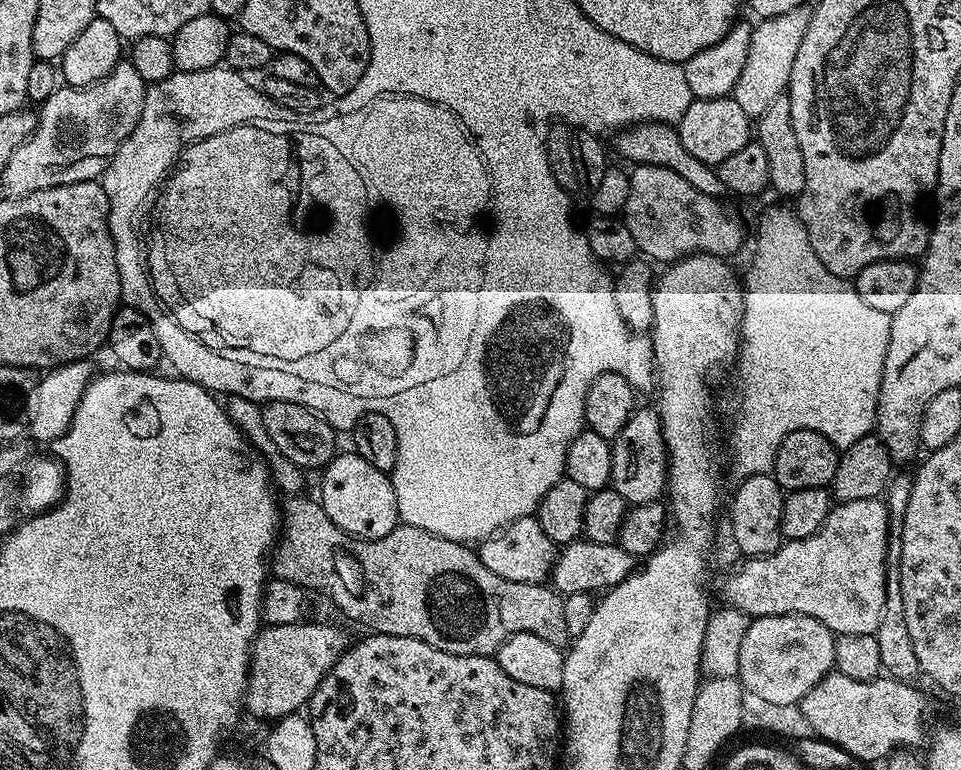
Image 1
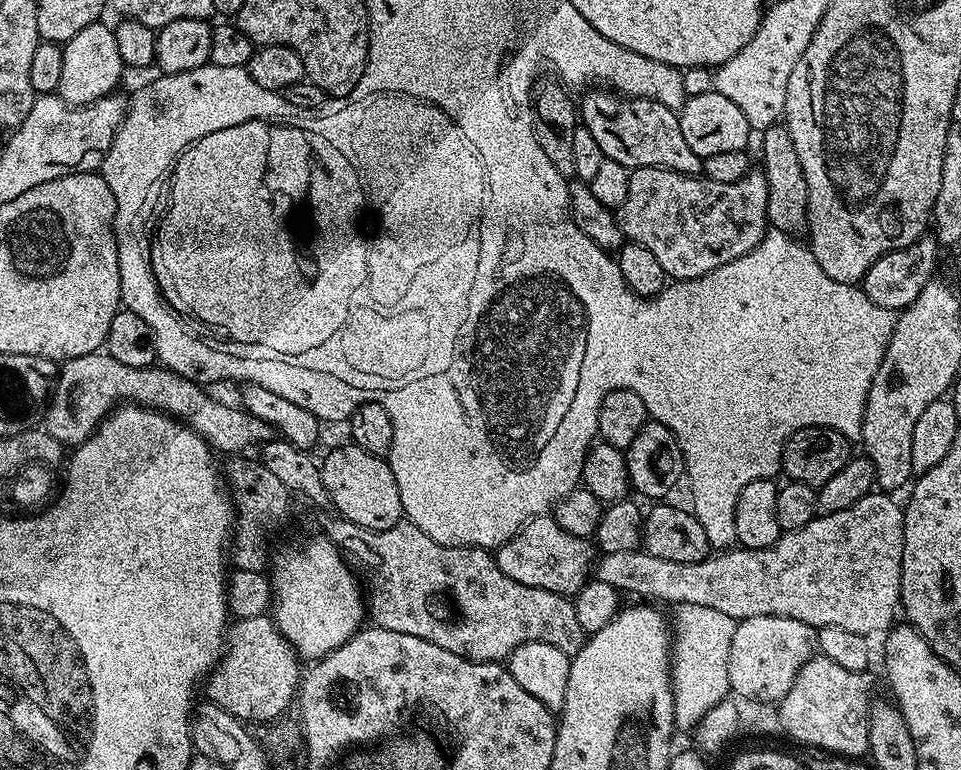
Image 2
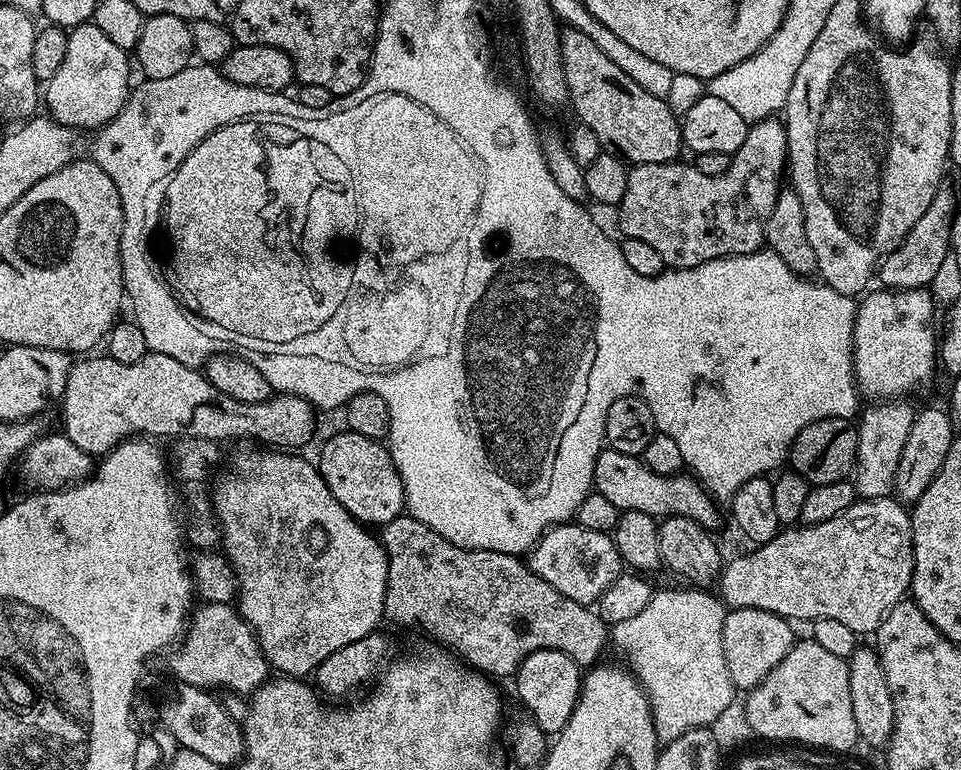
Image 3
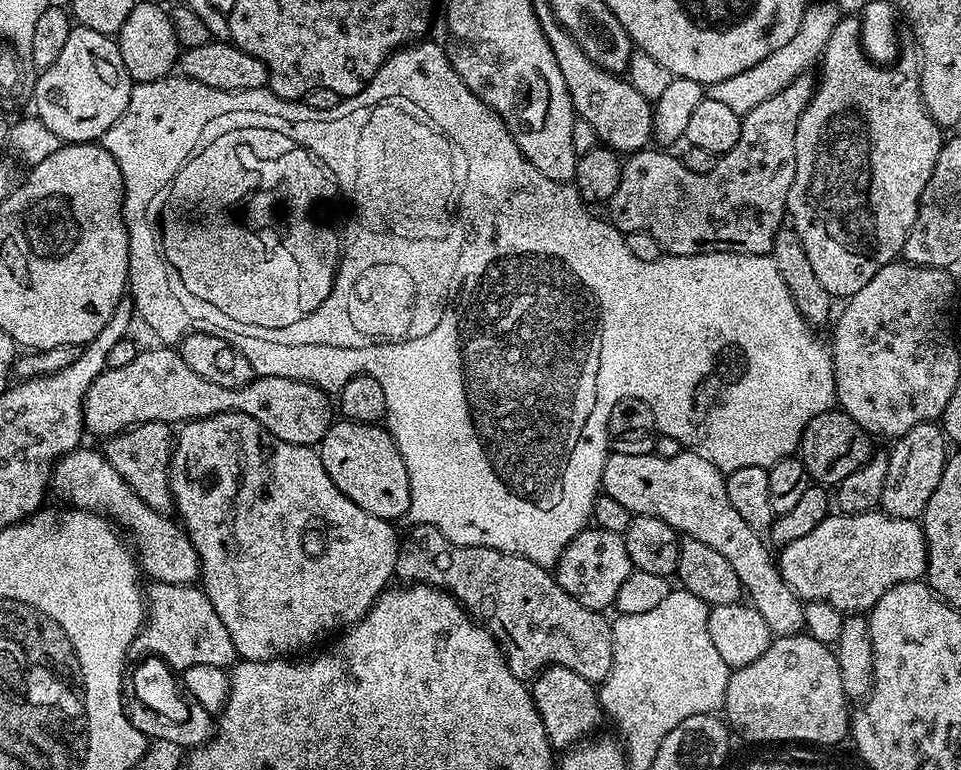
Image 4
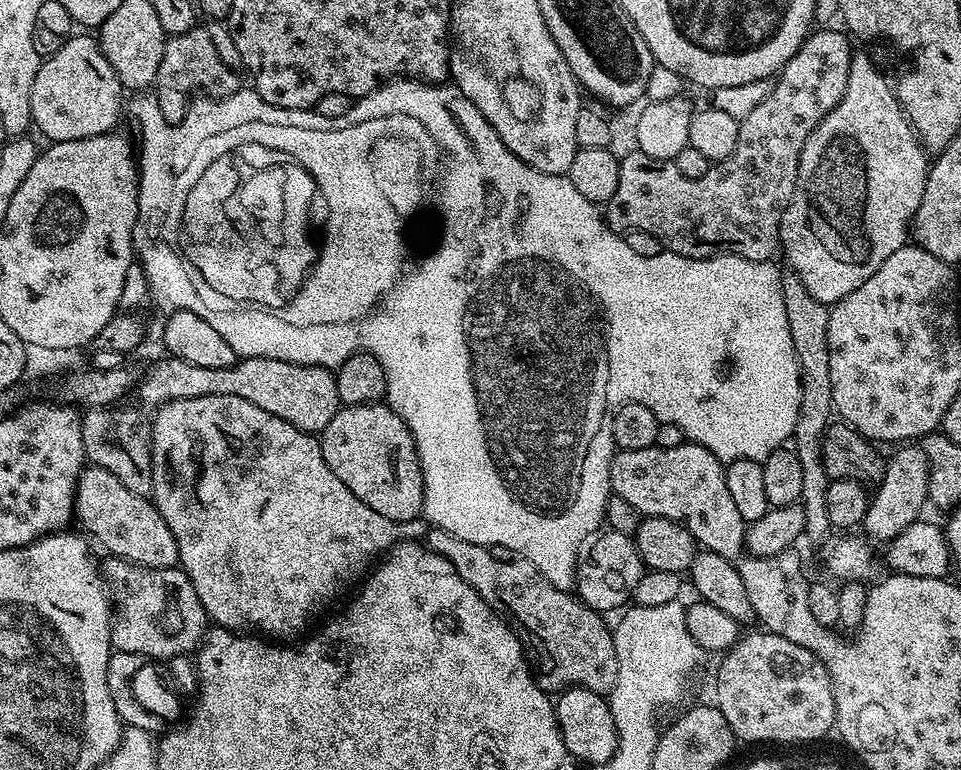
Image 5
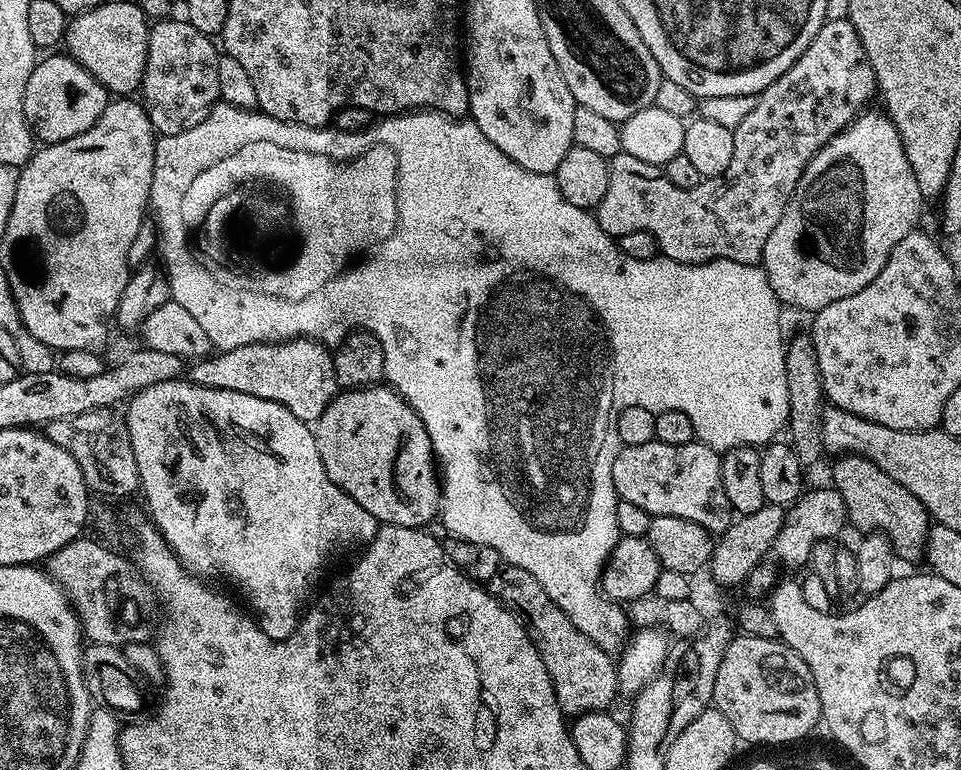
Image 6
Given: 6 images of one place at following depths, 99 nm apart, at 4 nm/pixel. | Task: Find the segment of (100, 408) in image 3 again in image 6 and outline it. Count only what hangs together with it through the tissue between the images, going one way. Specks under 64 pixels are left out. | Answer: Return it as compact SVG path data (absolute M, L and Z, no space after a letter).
M307 336L238 346L229 352L209 354L193 364L196 365L190 373L192 383L238 390L242 394L254 394L254 398L273 400L286 406L294 418L305 422L315 422L338 391L332 352L320 341L310 340Z

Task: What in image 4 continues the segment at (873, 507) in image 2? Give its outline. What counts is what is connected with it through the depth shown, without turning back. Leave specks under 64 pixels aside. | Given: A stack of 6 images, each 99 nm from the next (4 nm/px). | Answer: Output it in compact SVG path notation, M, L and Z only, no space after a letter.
M883 510L862 514L829 514L810 534L783 545L778 552L780 573L801 601L821 600L845 614L867 613L894 586L919 580L928 570L928 547L924 529L916 520L889 516Z

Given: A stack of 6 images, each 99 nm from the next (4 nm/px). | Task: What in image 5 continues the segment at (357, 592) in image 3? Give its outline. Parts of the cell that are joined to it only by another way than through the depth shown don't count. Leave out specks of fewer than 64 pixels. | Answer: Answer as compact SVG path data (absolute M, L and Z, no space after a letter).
M230 394L178 398L157 407L155 412L156 417L151 417L150 420L152 425L152 495L150 499L162 514L162 518L166 518L166 526L170 526L170 534L174 534L178 546L179 567L183 568L184 573L190 578L194 591L197 592L208 619L213 625L233 630L251 630L268 638L296 635L299 637L301 635L299 632L347 584L355 585L373 567L372 556L378 555L379 552L380 555L387 553L388 549L397 542L412 542L425 535L426 524L423 519L397 522L378 514L378 510L370 510L370 506L366 506L366 502L359 500L344 485L342 478L338 478L338 474L334 474L330 466L326 466L326 458L322 458L320 441L313 433L298 430L290 426L290 422L282 422L282 418L274 418L274 414L266 414L266 410L254 406L254 402L246 402L246 398L238 398Z

